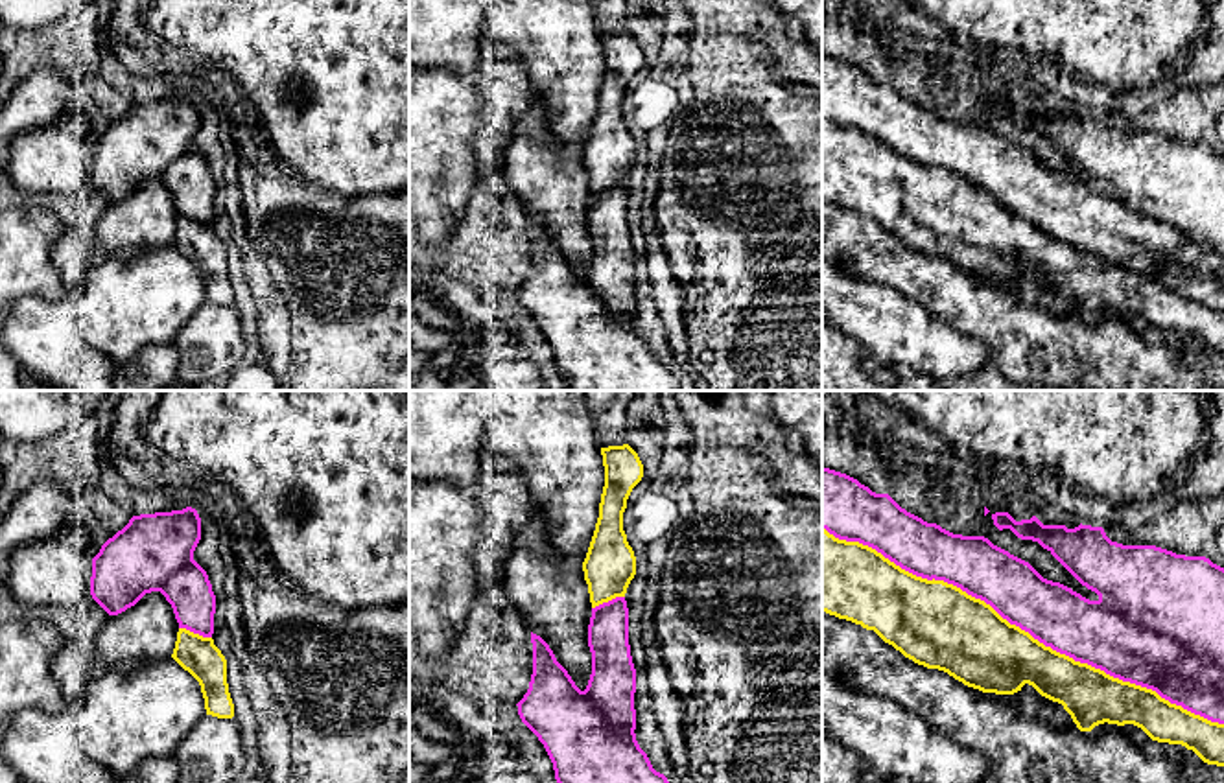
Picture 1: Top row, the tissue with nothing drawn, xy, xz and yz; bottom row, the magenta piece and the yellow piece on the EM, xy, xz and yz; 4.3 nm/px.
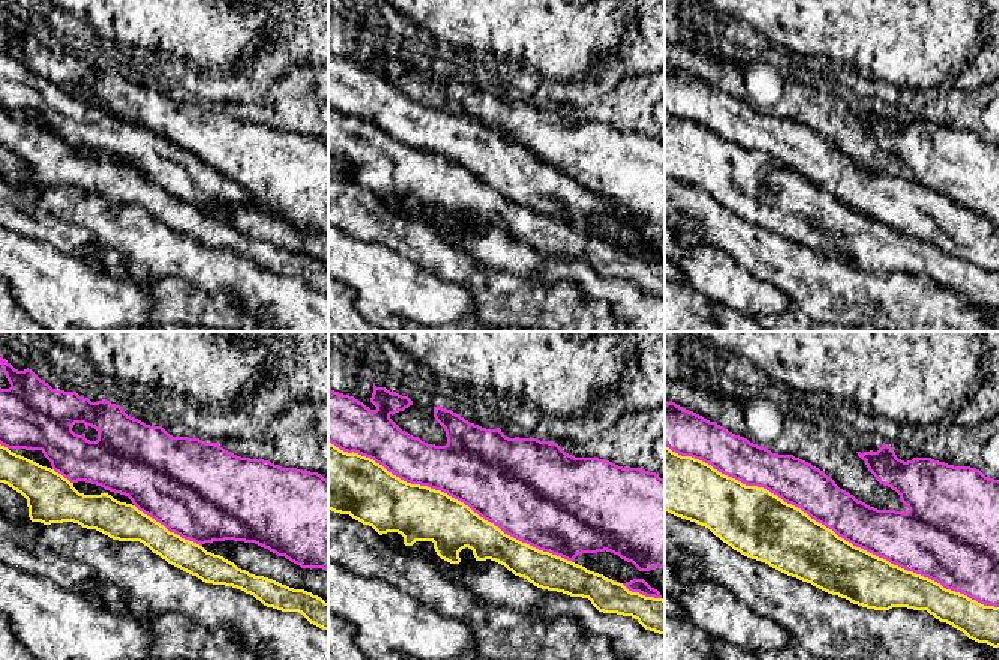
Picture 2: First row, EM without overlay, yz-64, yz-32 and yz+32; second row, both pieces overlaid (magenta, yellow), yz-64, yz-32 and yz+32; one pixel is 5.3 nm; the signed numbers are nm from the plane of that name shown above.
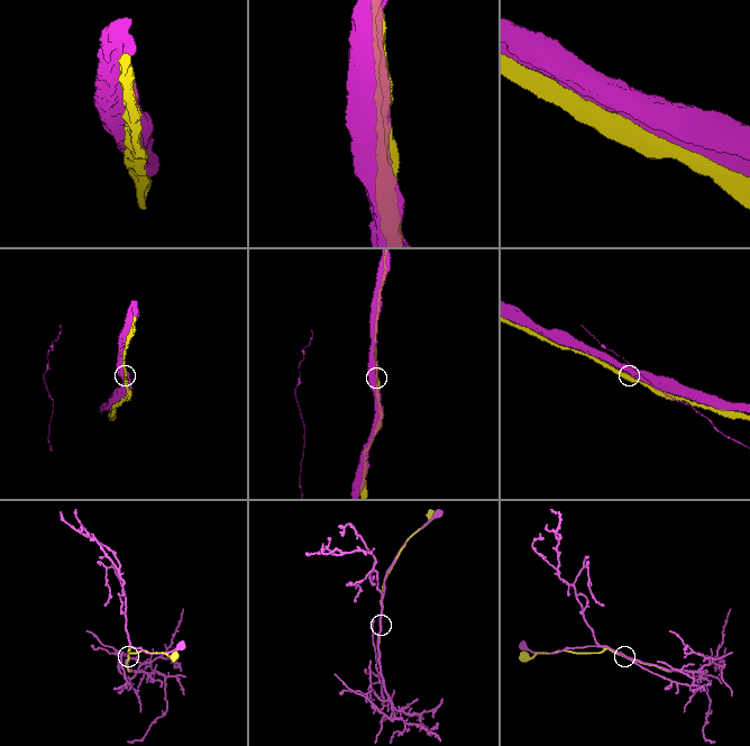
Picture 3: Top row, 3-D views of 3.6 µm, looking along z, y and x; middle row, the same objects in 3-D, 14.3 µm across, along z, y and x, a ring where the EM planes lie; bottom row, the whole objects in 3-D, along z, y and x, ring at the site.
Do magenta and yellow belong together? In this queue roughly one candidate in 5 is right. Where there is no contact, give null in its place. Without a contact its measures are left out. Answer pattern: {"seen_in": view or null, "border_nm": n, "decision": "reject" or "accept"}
{"seen_in": "yz", "border_nm": 1950, "decision": "reject"}

